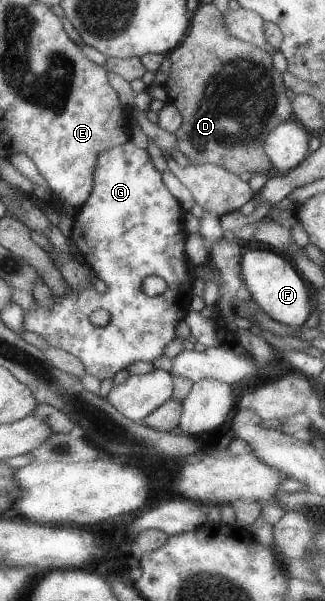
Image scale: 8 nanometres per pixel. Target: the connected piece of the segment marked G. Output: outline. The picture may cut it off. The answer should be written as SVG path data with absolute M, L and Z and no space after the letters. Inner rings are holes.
M132 142L124 143L98 153L94 163L94 187L87 202L78 208L73 217L70 240L78 254L90 265L94 276L108 287L104 293L94 288L78 289L70 287L62 297L52 296L48 307L34 304L24 310L24 331L36 333L49 347L60 349L73 356L84 369L85 374L109 383L114 374L135 362L151 363L158 359L162 350L176 337L174 328L178 321L189 312L189 303L195 290L193 281L188 277L188 258L184 253L185 229L184 211L162 183L161 173L154 165L146 150L138 149ZM146 275L157 275L166 284L164 292L153 297L142 293L140 283ZM104 309L110 313L108 323L97 327L90 323L92 312Z

